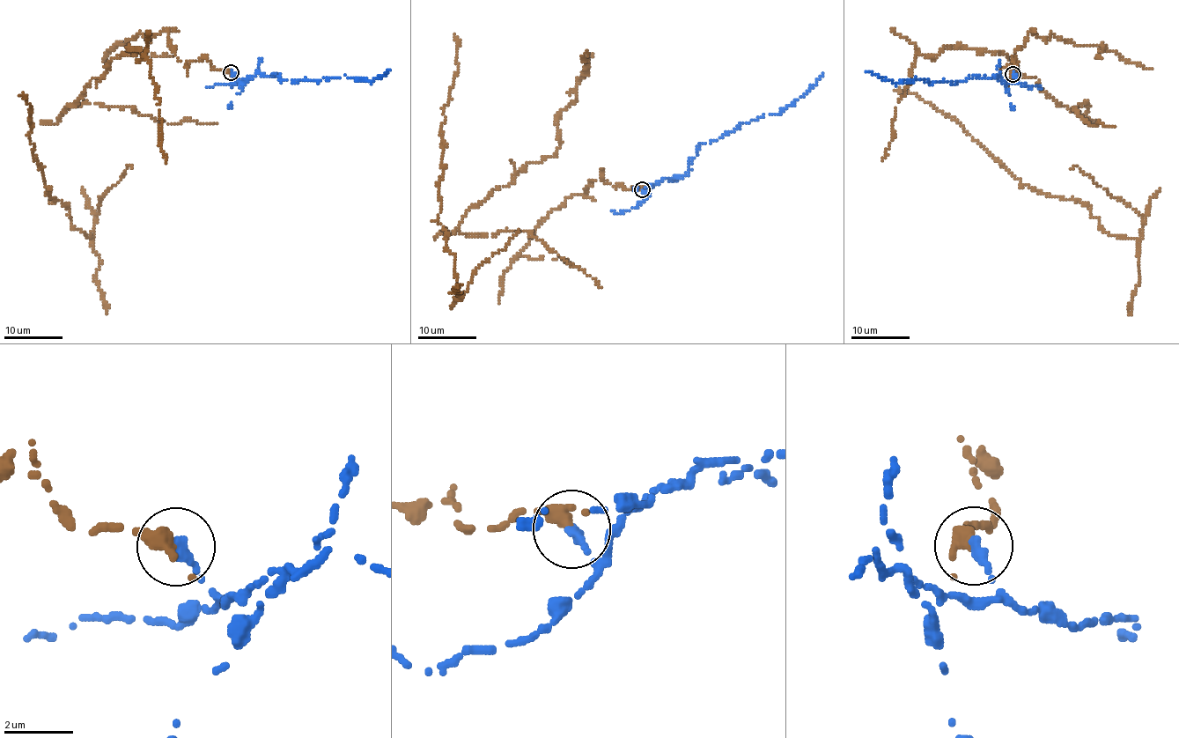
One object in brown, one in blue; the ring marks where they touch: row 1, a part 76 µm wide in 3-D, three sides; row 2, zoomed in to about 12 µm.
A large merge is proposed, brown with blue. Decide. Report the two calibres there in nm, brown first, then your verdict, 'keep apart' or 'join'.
calibres 440 and 320 nm; keep apart

